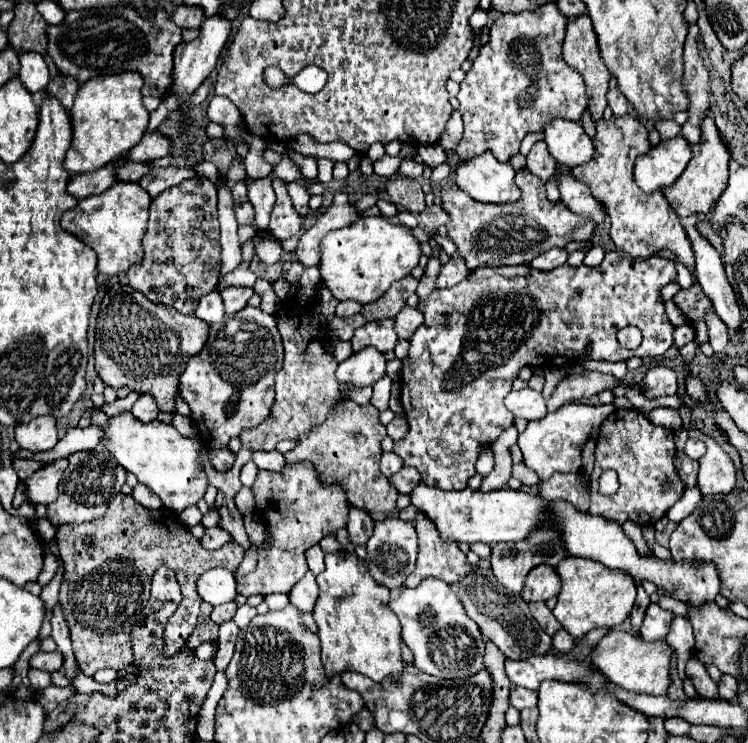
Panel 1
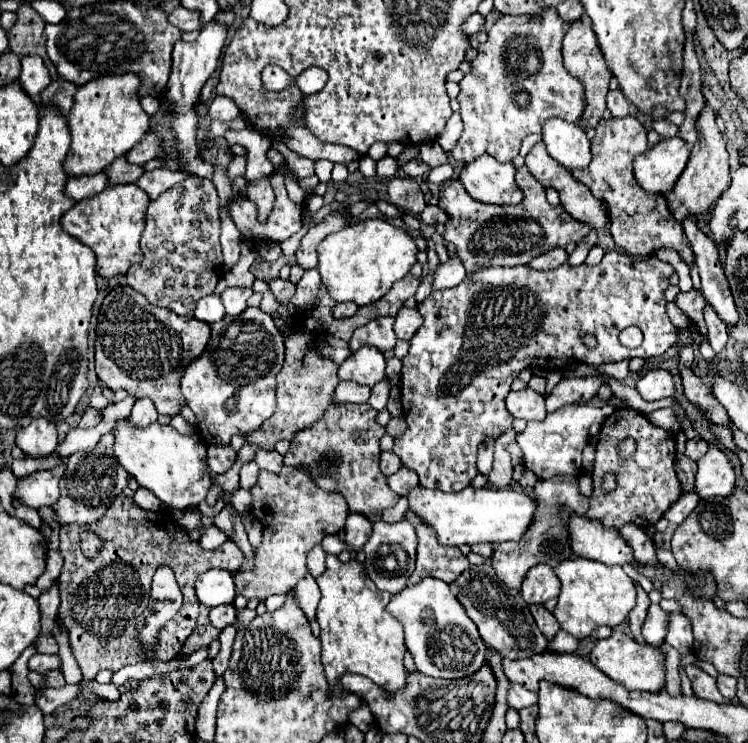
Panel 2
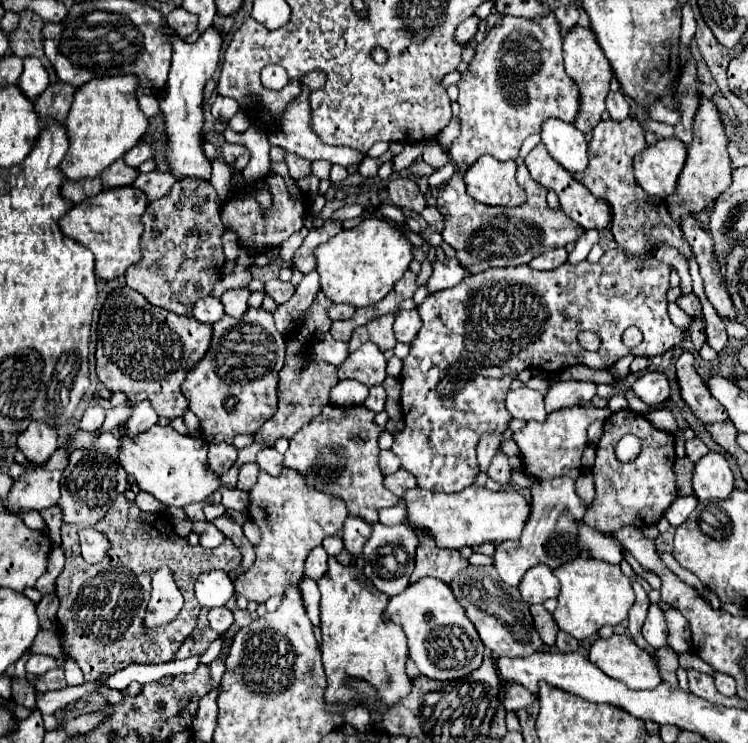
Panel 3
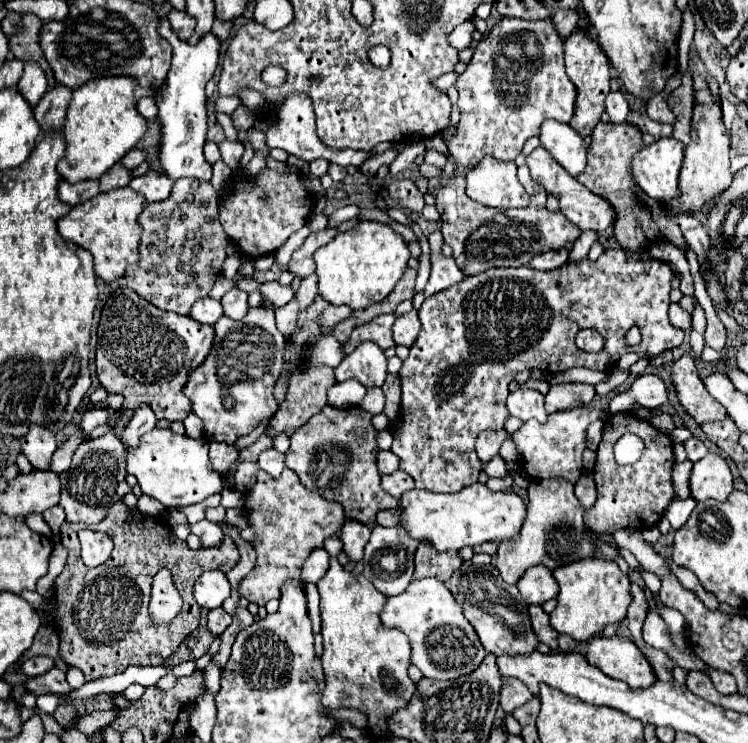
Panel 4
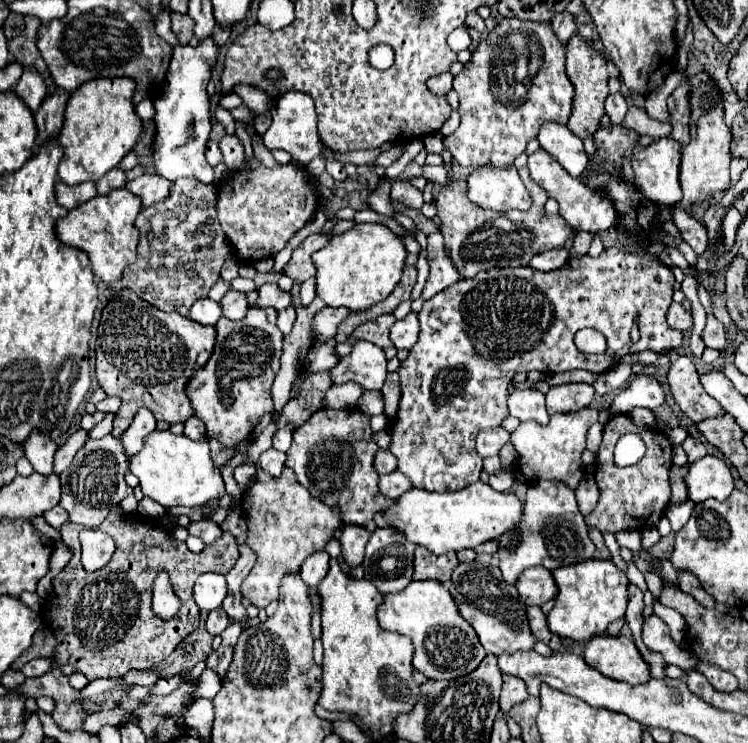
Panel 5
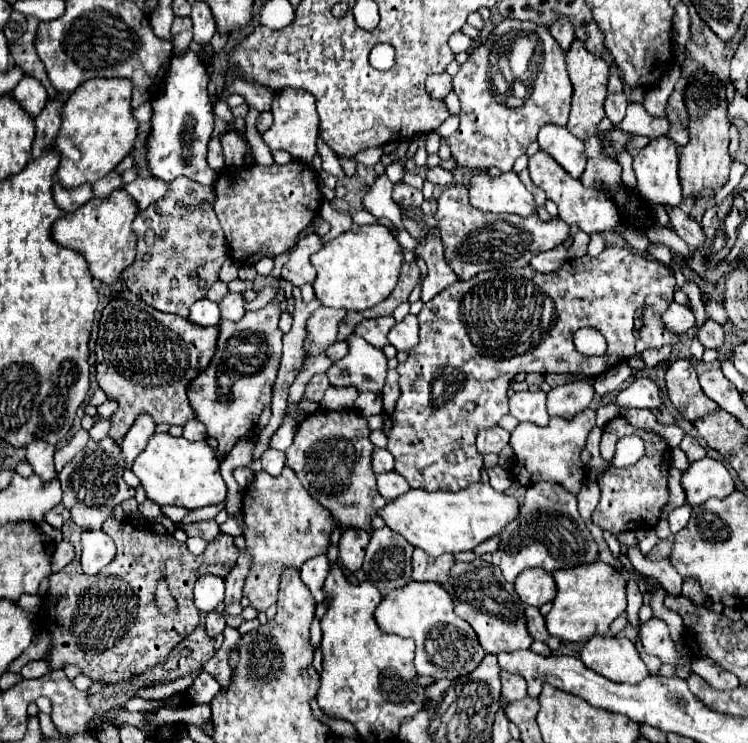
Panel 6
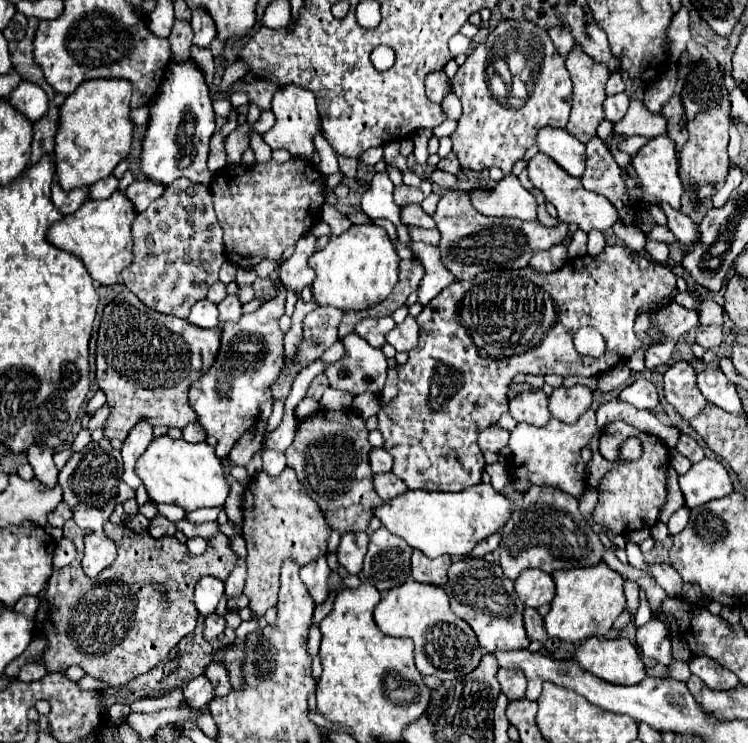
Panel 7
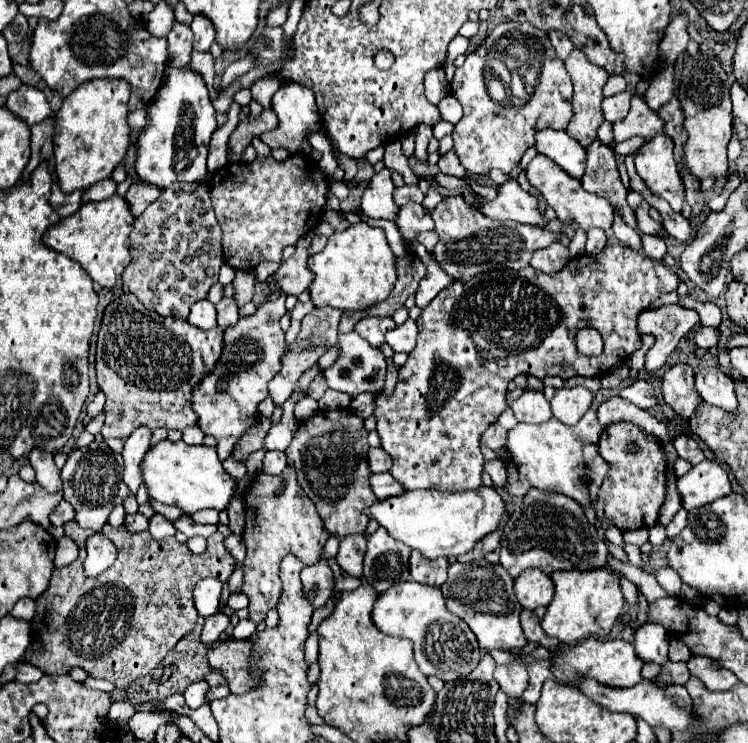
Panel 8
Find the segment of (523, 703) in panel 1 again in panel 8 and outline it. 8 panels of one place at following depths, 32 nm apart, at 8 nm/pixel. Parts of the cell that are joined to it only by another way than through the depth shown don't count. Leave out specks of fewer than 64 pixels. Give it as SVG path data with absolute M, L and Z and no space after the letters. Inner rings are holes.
M510 664L510 666L498 666L496 672L496 682L500 688L506 692L508 698L520 698L524 688L528 686L528 674L524 672L522 664Z

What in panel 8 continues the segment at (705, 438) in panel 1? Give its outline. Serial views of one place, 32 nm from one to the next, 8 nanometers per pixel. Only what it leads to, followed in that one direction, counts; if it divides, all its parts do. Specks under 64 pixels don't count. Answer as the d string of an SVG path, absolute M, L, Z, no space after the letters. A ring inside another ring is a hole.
M702 460L692 466L688 474L678 478L678 492L686 510L700 508L712 500L728 496L732 492L726 470L714 460Z

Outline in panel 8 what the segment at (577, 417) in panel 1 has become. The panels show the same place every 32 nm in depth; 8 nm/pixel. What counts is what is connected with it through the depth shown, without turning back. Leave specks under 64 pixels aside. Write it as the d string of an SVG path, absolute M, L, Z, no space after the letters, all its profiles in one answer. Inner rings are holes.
M588 410L576 426L564 426L556 418L550 418L546 424L540 424L540 426L530 426L530 424L514 426L508 432L508 444L506 444L508 456L510 456L506 463L510 494L524 496L528 492L528 488L534 486L534 488L540 488L540 490L554 490L554 492L572 496L576 502L586 504L588 502L588 486L586 486L586 466L584 466L584 460L582 460L582 448L590 442L598 442L600 434L602 434L602 426L598 424L594 410Z

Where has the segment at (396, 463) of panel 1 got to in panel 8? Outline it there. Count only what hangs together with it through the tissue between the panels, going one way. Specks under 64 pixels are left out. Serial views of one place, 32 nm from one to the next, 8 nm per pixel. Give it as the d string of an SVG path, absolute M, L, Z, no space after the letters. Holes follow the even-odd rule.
M370 448L368 464L370 464L372 472L388 472L390 466L392 466L392 458L382 448Z

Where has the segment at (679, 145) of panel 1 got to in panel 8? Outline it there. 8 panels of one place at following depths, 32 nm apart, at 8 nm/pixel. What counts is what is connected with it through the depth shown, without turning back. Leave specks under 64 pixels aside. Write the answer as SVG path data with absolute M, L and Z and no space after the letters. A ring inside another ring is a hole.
M658 134L648 140L634 156L636 172L658 198L664 198L676 212L682 210L684 184L674 160L674 144L668 136Z

